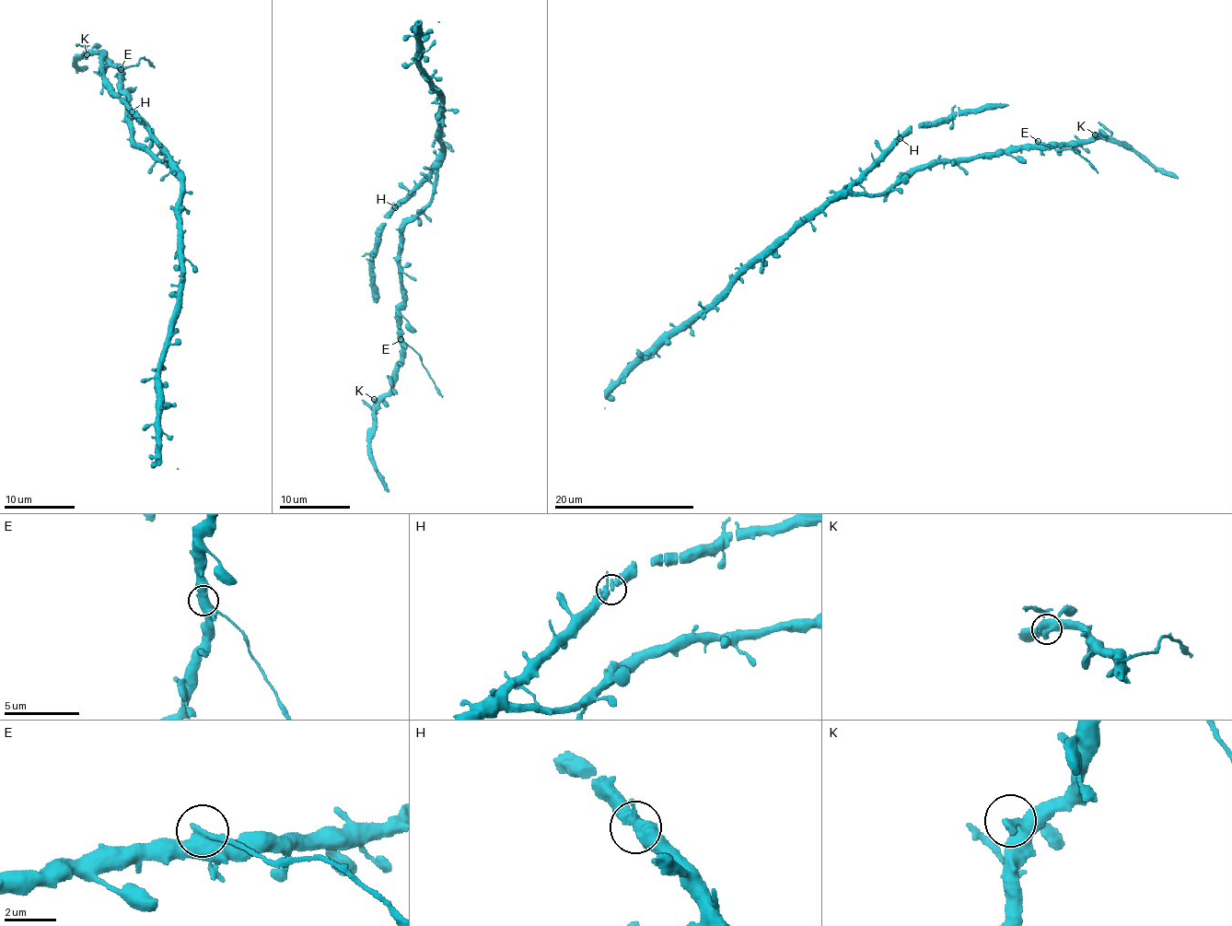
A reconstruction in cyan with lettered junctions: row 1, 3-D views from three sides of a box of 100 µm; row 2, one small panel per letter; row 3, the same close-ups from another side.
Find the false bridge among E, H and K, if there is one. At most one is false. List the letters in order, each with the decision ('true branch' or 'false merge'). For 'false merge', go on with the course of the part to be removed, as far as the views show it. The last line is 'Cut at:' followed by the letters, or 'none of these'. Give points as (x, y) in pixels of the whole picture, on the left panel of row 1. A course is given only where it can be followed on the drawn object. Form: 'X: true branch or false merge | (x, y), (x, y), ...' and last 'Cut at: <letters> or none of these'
E: false merge | (121, 69), (136, 64), (140, 58), (153, 68)
H: true branch
K: true branch
Cut at: E

